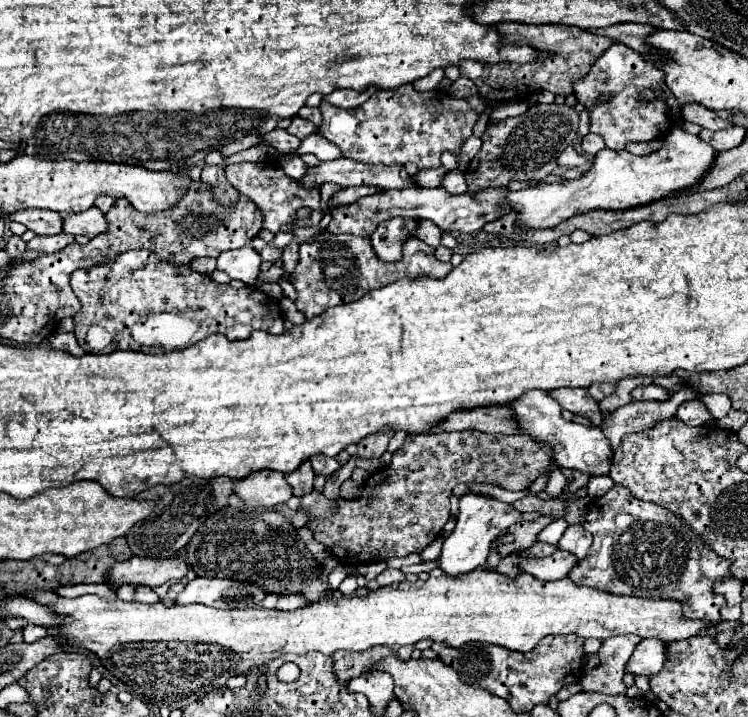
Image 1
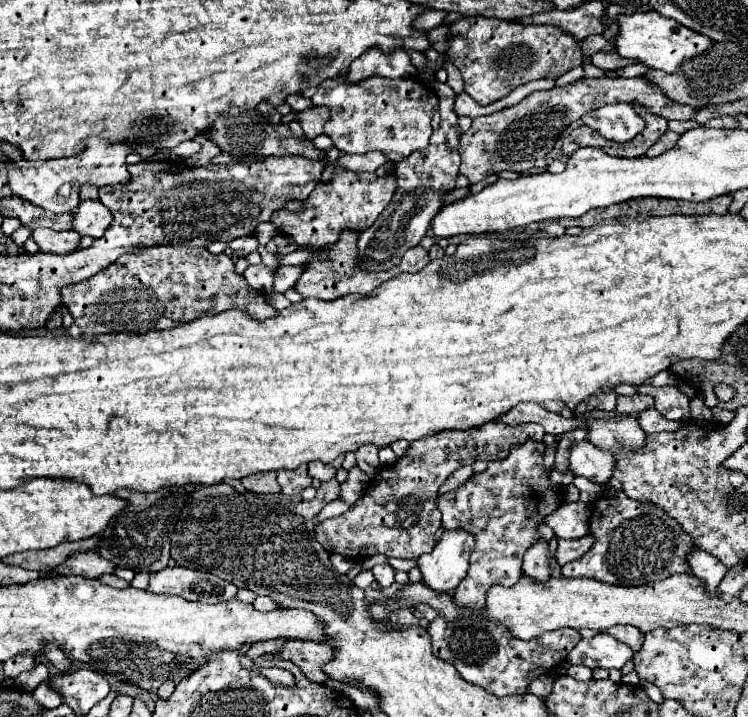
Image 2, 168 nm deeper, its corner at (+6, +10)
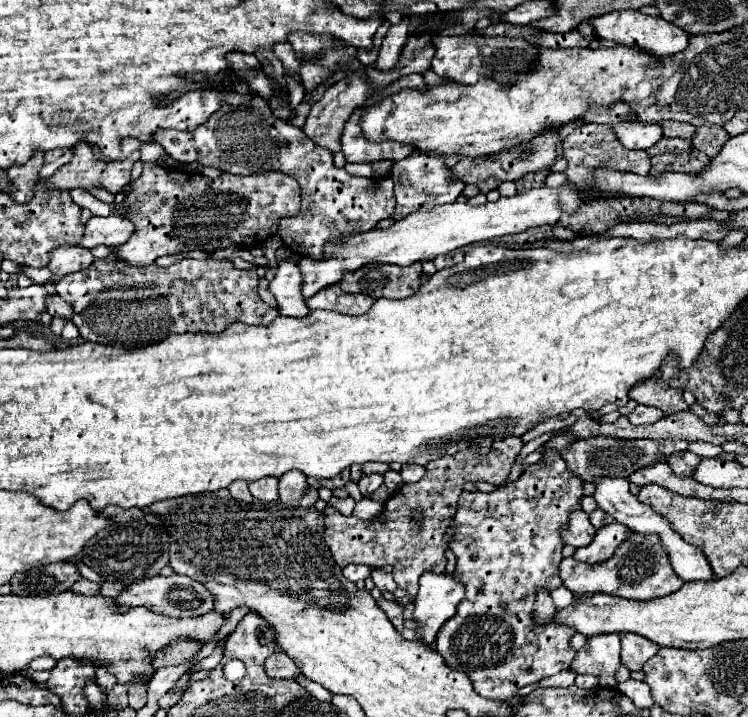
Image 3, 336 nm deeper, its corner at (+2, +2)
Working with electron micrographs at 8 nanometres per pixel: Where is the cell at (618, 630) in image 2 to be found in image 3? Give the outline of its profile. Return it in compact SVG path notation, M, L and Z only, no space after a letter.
M622 632L622 664L628 666L630 670L640 670L648 658L652 658L660 646L646 640L644 636Z

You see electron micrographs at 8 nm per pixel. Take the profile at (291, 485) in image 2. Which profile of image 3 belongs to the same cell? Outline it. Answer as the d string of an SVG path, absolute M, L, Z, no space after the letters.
M298 470L280 476L280 502L294 508L310 508L318 500L318 490L308 486L306 476Z

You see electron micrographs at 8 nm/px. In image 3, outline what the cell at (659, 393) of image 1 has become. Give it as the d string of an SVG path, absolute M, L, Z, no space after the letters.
M638 404L638 406L628 414L628 420L630 420L632 424L652 424L652 422L656 422L660 416L664 416L664 414L660 414L660 410Z

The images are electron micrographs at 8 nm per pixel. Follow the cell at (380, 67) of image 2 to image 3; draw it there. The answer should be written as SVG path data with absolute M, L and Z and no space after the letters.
M404 18L400 24L396 24L388 30L388 34L382 40L382 46L378 50L378 58L372 64L372 68L382 70L382 72L392 70L398 64L400 52L406 44L406 36L408 36L408 18Z

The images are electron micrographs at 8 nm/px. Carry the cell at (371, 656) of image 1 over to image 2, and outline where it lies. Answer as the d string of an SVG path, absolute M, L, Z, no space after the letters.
M288 640L280 650L280 658L294 662L302 674L312 682L326 682L328 676L322 672L322 664L332 658L332 646L326 642L308 642L308 640Z

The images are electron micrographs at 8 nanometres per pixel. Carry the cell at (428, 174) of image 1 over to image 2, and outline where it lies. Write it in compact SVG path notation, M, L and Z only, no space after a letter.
M436 84L436 94L440 98L442 122L436 132L432 132L430 144L424 150L412 152L408 158L394 164L394 176L398 178L398 188L388 204L388 208L378 216L378 220L360 234L358 238L358 266L366 272L390 270L400 264L404 252L412 246L418 246L422 236L430 228L430 220L444 204L444 194L456 188L456 176L460 166L460 134L458 134L458 116L454 114L454 90L448 84Z

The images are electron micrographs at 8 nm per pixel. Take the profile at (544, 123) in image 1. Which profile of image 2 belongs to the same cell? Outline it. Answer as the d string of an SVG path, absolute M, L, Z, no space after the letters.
M644 76L580 78L566 86L532 92L516 106L504 108L490 116L476 118L470 130L460 138L460 156L462 156L460 174L464 174L472 184L484 180L488 174L498 174L502 170L514 170L524 174L534 166L538 158L546 156L554 148L556 138L570 126L570 122L576 122L590 110L596 110L604 104L616 104L616 102L626 102L626 104L638 102L650 114L662 116L666 120L688 120L694 114L690 106L674 104L668 98L664 98L664 92L658 86L648 84Z

